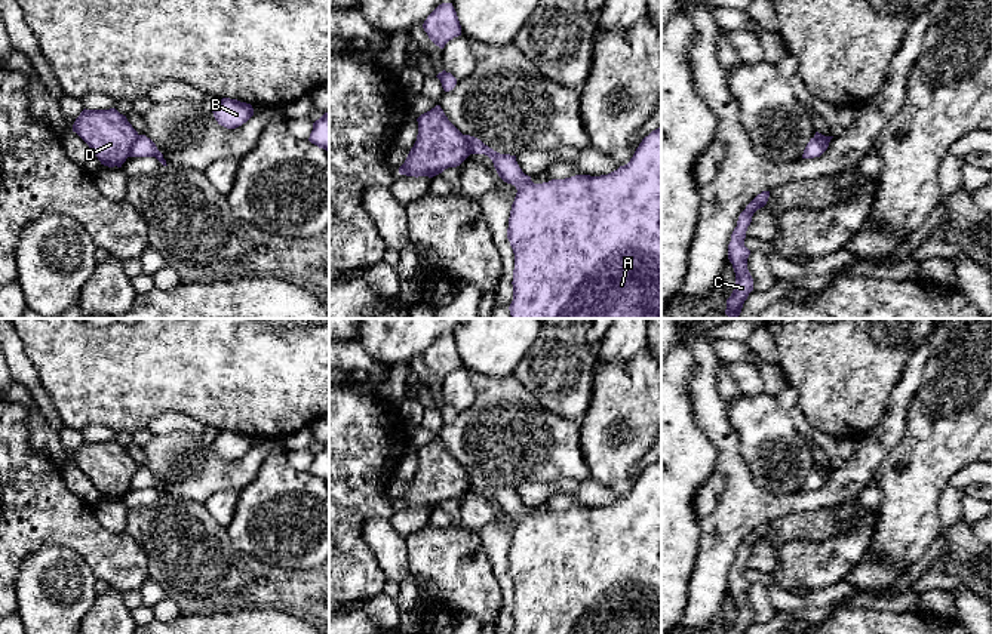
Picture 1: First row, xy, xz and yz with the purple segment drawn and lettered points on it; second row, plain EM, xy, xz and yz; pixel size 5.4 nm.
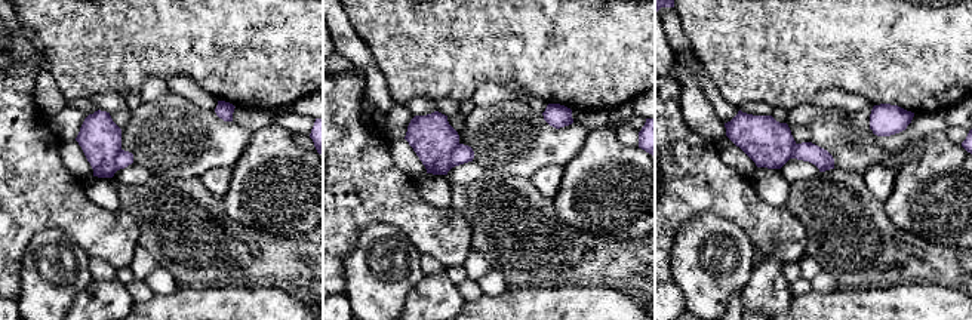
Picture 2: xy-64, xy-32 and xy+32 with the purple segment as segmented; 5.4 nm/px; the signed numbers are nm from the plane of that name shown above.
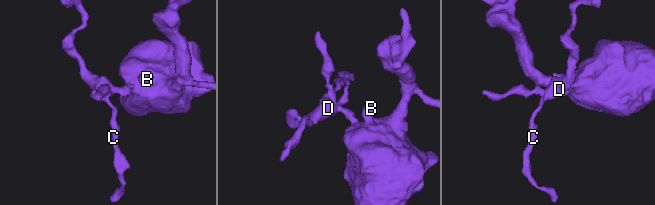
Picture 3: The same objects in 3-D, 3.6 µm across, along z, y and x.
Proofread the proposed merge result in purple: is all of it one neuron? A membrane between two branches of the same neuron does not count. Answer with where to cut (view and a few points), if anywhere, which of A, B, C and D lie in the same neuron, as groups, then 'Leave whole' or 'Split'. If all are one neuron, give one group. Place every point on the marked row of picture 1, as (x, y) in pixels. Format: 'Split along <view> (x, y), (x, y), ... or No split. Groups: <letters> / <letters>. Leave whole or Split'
Split along xy (138, 135), (128, 156). Groups: A B / C D. Split

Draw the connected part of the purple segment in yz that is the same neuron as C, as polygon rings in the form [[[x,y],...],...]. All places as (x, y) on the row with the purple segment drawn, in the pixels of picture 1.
[[[762,191],[758,194],[740,213],[737,227],[731,234],[731,241],[728,244],[728,259],[733,264],[735,273],[735,287],[731,296],[727,299],[725,314],[730,318],[737,318],[740,316],[744,301],[753,290],[753,278],[747,270],[747,258],[750,250],[744,246],[744,238],[753,213],[767,204],[768,197],[770,191]]]

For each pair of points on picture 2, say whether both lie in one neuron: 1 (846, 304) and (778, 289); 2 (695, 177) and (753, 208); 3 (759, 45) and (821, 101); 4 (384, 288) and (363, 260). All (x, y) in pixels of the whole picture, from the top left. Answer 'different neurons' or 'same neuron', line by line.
1: different neurons
2: same neuron
3: different neurons
4: same neuron

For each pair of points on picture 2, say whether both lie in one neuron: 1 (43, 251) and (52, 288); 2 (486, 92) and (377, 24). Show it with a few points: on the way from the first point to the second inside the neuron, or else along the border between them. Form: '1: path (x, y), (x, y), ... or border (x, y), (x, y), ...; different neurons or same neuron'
1: path (52, 260), (52, 279); same neuron
2: border (503, 83), (483, 82), (470, 98); different neurons

